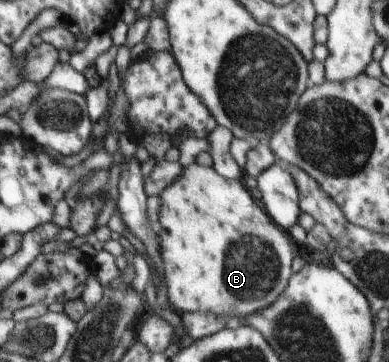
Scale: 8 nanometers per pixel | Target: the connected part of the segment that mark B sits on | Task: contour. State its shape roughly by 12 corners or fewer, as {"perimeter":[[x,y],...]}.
{"perimeter":[[197,161],[158,196],[170,308],[247,317],[296,243]]}

